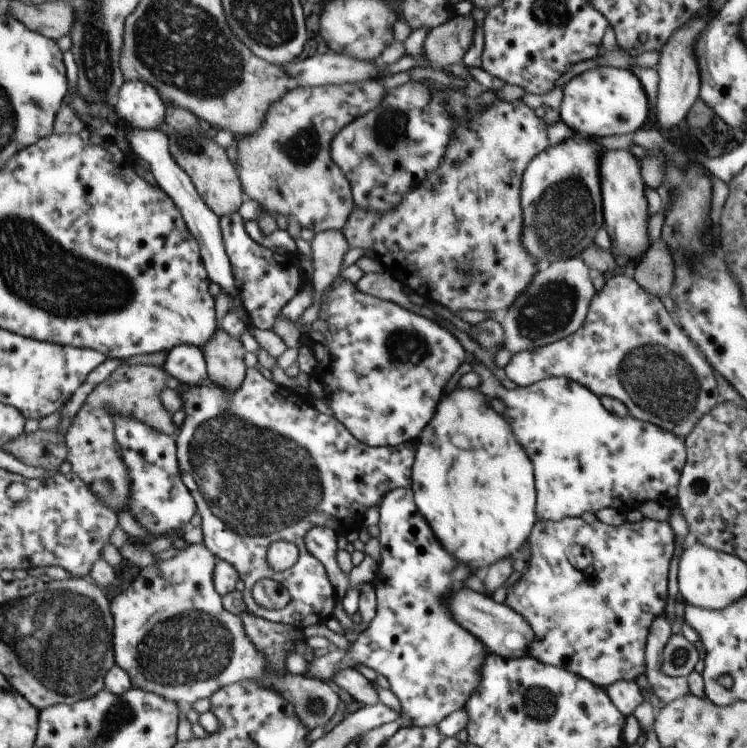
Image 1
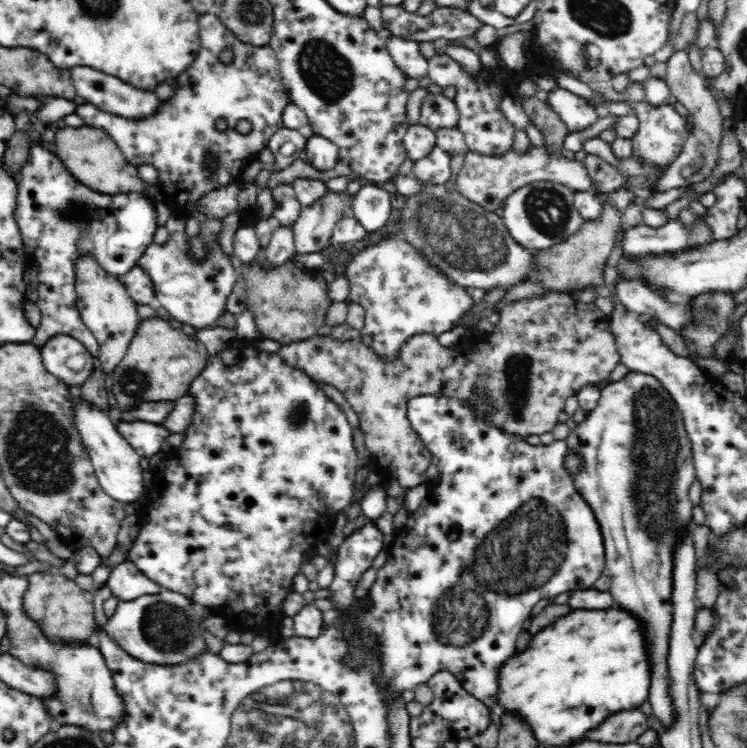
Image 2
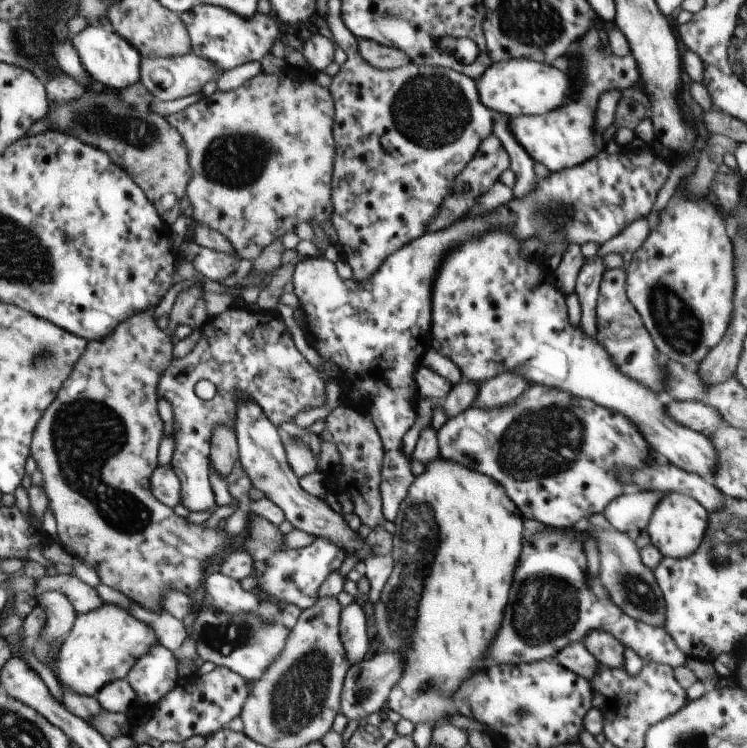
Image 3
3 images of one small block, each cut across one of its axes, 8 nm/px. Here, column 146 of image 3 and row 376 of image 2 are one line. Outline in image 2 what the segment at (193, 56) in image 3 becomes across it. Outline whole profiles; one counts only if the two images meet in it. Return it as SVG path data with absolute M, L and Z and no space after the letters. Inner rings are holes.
M56 334L40 348L42 355L42 362L48 372L51 372L64 384L71 384L71 386L82 386L84 380L92 374L93 366L91 352L72 336L66 334ZM74 354L83 354L86 358L84 368L75 373L68 369L66 360Z

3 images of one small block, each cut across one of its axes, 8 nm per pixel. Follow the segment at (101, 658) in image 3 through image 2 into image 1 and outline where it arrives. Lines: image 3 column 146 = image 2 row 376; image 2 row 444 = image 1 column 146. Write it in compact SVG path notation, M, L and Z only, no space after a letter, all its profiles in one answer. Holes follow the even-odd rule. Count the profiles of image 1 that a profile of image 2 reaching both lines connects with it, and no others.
M200 542L188 544L170 560L158 561L139 570L130 586L114 597L110 604L116 664L124 668L132 687L164 696L186 707L201 698L210 699L220 688L242 680L262 682L262 686L276 690L280 698L286 698L286 702L294 706L302 726L308 730L328 724L341 702L338 694L321 680L291 674L287 670L270 670L266 666L264 654L246 635L242 620L222 606L222 596L213 584L217 562L217 557Z

